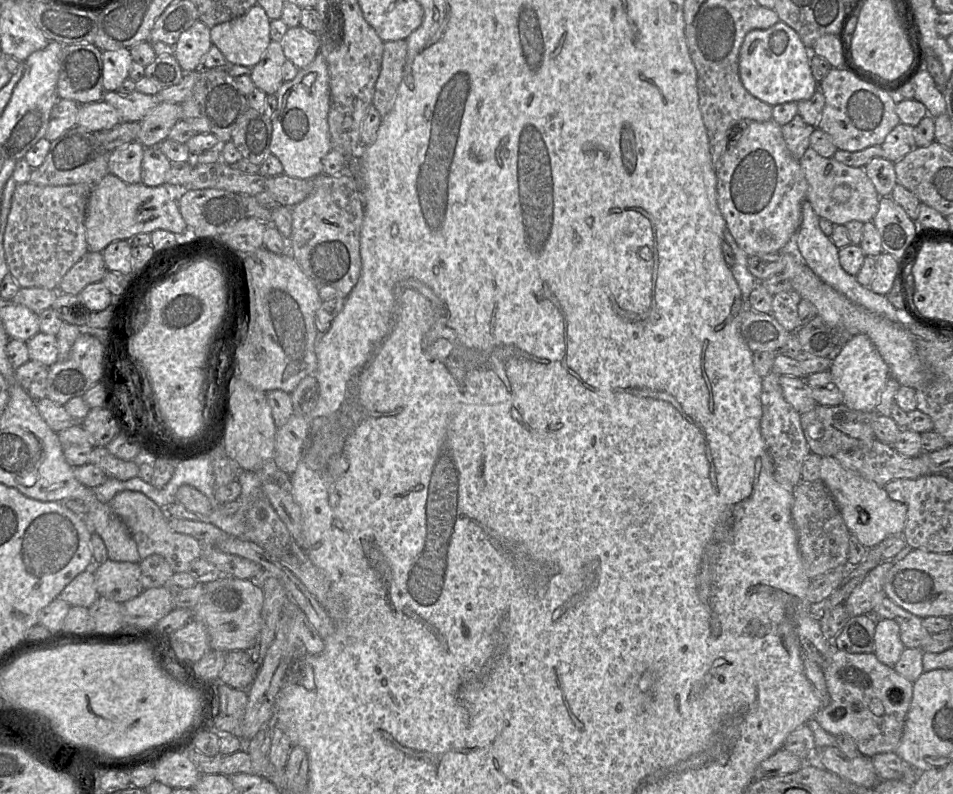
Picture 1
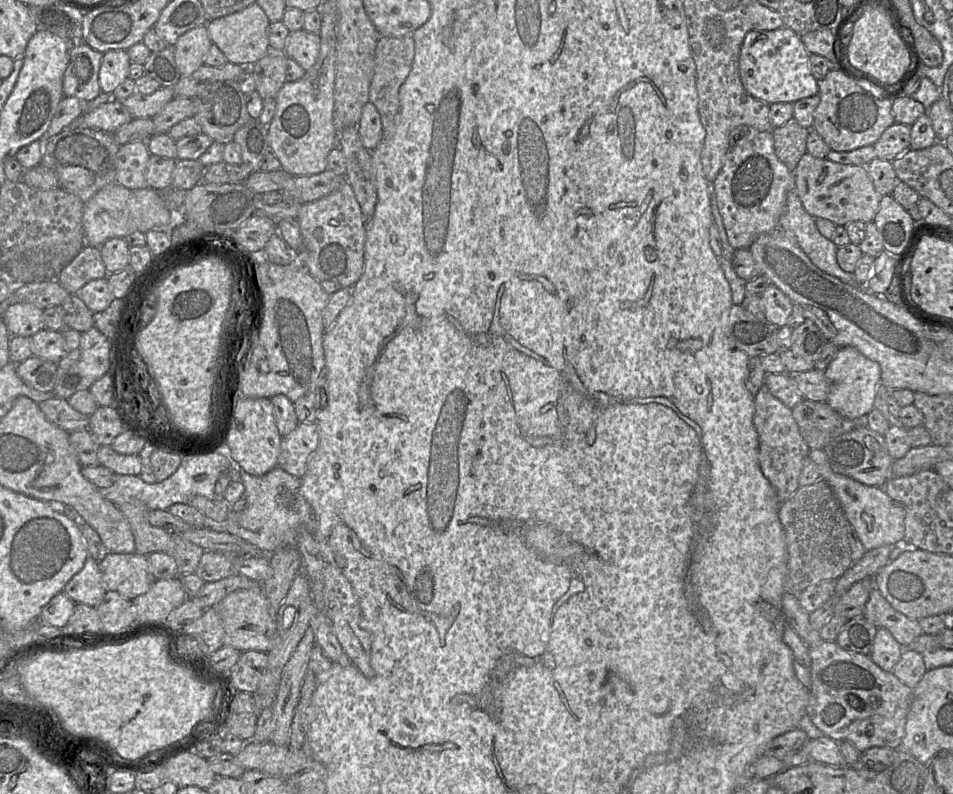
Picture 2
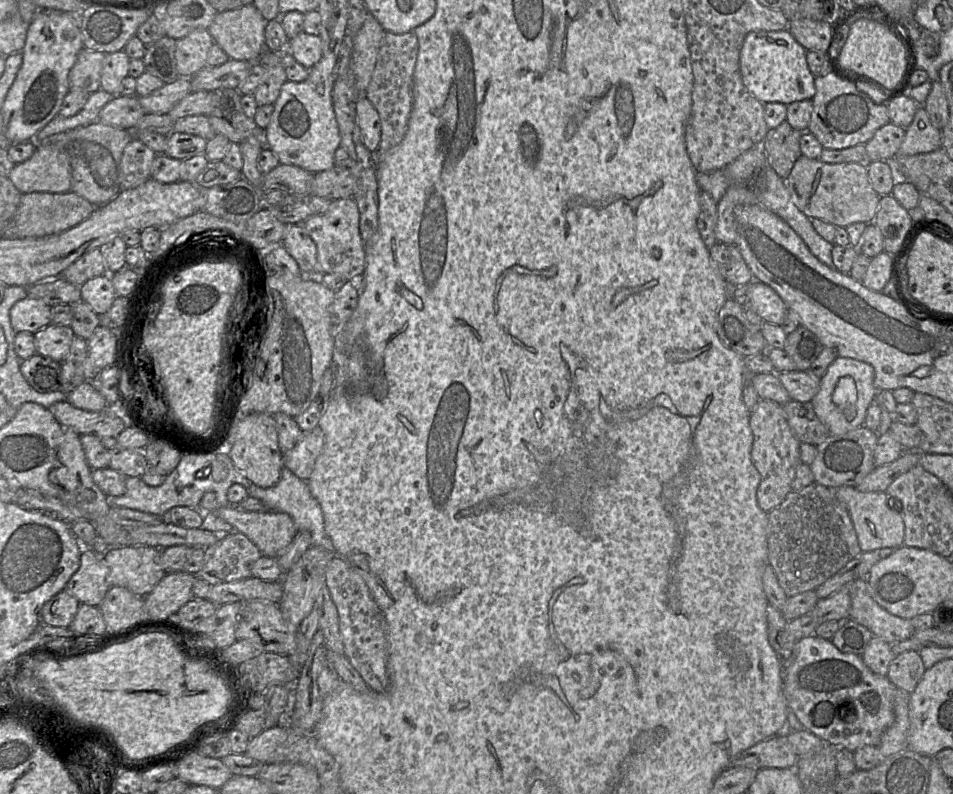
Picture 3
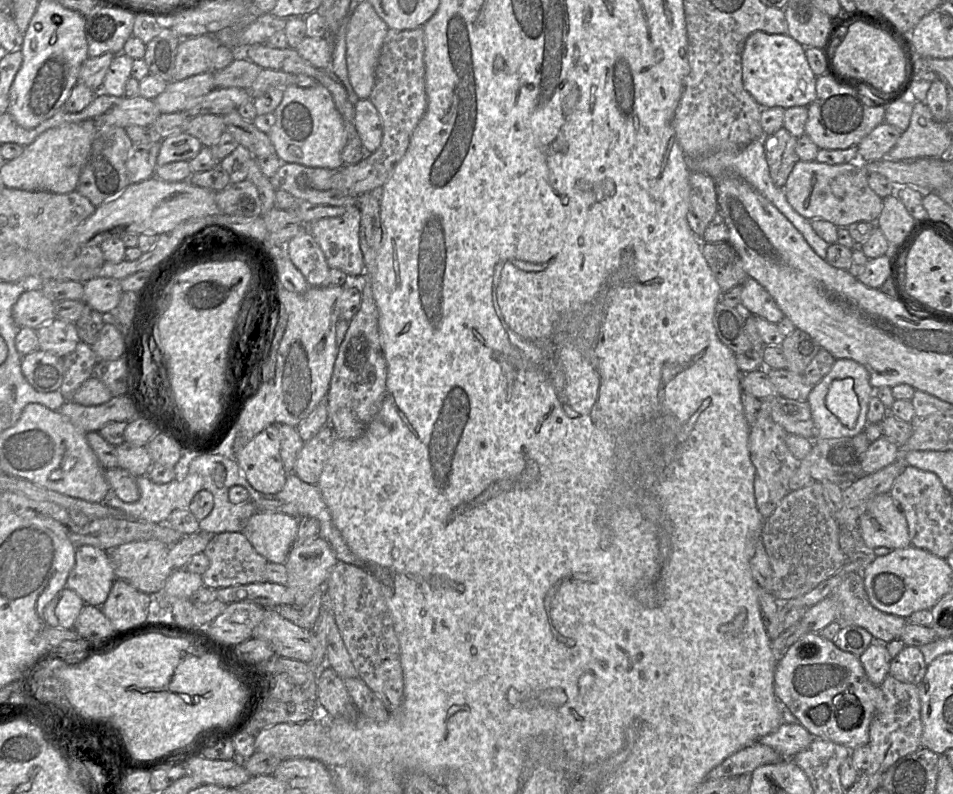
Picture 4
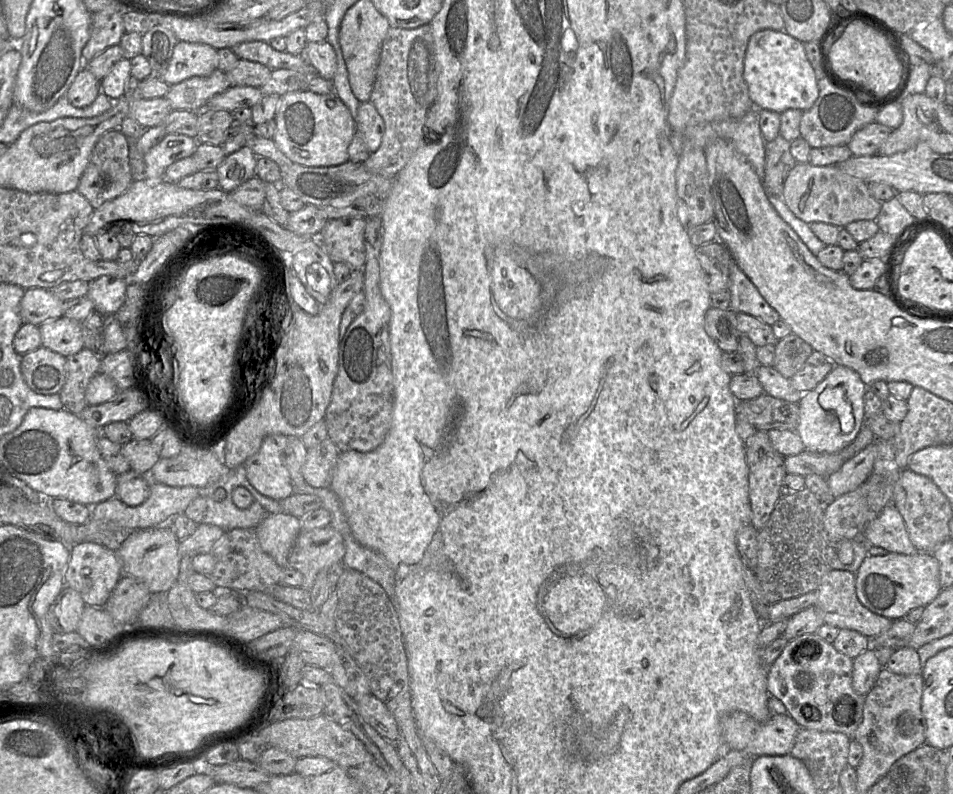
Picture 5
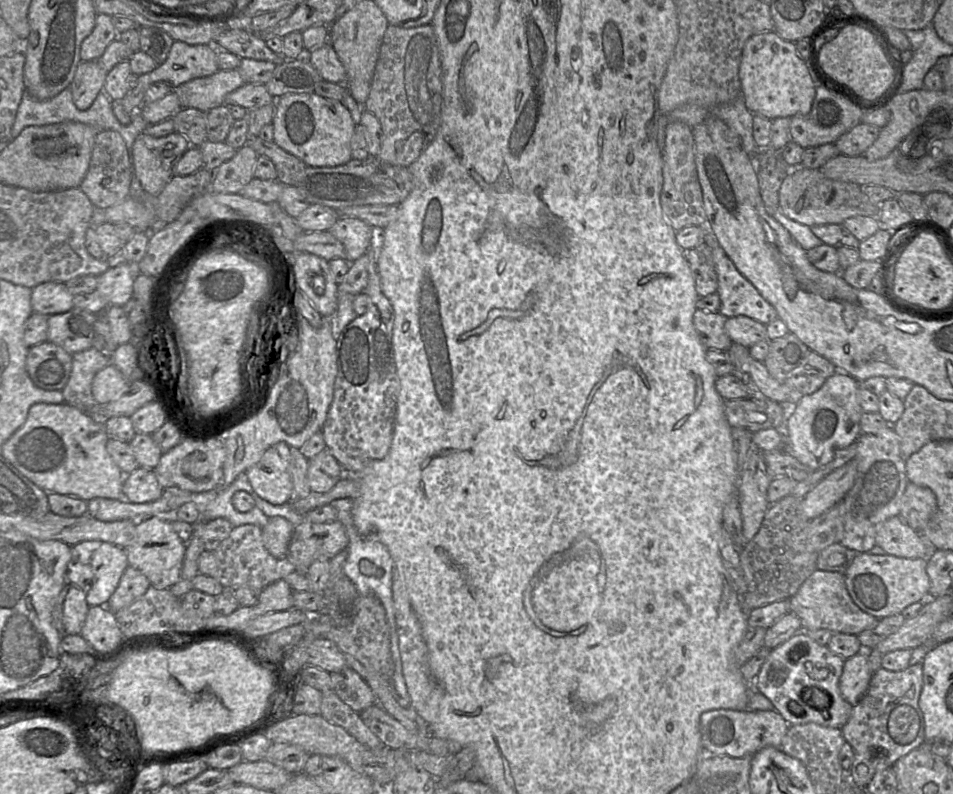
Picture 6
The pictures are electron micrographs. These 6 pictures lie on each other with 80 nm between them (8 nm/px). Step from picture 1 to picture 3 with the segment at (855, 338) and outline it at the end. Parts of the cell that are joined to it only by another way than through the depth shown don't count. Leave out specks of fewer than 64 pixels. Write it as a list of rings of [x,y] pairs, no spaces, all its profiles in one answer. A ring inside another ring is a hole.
[[[837,356],[820,378],[819,390],[811,403],[829,435],[842,435],[864,424],[867,409],[875,401],[877,391],[874,385],[874,368],[870,364]]]

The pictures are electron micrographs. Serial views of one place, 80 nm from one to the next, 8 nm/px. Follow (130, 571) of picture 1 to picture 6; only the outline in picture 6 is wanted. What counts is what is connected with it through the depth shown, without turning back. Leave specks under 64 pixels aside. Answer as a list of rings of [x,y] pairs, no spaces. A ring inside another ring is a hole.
[[[153,516],[136,523],[135,535],[125,549],[128,564],[138,569],[157,589],[169,589],[180,577],[186,544],[174,531],[168,517]]]

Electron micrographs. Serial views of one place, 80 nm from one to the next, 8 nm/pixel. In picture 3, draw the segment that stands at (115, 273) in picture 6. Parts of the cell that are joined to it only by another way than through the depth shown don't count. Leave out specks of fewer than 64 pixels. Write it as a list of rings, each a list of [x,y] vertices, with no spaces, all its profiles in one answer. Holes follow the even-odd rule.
[[[109,273],[94,277],[83,283],[80,286],[80,293],[81,300],[86,302],[98,315],[107,312],[117,298]]]

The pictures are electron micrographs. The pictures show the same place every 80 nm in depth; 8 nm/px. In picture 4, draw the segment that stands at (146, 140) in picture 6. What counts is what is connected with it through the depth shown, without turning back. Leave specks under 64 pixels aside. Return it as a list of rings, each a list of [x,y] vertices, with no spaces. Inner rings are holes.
[[[186,132],[164,138],[161,140],[157,166],[179,161],[190,162],[202,147],[202,143],[196,137]]]

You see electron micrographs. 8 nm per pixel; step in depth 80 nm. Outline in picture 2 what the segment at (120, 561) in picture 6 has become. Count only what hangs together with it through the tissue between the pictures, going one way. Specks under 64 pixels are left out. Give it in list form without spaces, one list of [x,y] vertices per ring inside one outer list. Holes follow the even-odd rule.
[[[88,556],[83,568],[70,579],[63,592],[76,604],[96,608],[107,592],[98,561]]]

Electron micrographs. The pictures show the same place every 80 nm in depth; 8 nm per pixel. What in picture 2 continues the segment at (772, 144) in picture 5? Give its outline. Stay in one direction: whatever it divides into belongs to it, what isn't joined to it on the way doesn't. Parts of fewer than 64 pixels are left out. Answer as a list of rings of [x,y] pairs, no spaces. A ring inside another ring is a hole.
[[[793,117],[784,125],[773,128],[775,154],[793,173],[801,159],[807,153],[809,130],[802,127]]]

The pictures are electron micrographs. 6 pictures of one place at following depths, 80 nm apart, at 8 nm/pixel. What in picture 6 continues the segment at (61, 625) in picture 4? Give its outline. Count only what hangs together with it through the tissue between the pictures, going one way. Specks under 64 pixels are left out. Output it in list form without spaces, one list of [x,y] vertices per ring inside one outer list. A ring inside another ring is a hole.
[[[66,582],[52,611],[53,624],[61,637],[81,633],[89,607],[84,592]]]

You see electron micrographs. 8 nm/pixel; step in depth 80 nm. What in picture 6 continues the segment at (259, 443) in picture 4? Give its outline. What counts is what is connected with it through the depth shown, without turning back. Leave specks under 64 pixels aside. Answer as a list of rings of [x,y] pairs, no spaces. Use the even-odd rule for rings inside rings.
[[[278,442],[269,447],[260,461],[246,471],[254,491],[273,505],[292,499],[293,483],[288,473],[290,455],[290,446],[286,442]]]

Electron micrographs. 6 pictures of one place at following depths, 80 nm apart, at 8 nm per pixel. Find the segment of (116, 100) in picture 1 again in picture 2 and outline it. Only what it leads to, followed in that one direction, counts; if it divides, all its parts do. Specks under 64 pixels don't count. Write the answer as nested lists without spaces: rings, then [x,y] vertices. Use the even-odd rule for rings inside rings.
[[[161,87],[149,95],[135,92],[128,98],[119,101],[129,110],[133,118],[152,119],[174,98],[173,87]]]

